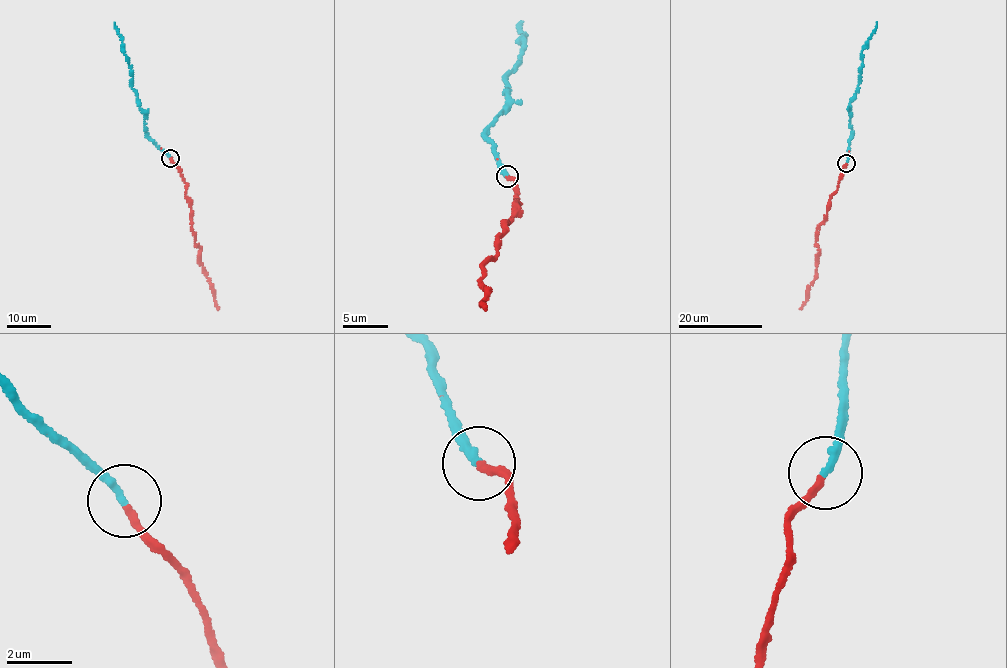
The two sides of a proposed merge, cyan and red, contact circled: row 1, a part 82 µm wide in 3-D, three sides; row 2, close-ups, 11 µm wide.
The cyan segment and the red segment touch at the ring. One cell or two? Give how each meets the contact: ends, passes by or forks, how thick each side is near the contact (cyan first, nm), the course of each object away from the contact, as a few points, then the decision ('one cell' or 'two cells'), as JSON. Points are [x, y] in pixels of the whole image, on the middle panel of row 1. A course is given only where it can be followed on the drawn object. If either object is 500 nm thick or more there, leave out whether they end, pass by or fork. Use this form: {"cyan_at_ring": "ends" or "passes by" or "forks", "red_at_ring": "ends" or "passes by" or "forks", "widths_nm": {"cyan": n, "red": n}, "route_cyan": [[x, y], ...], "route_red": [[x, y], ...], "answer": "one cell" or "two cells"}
{"cyan_at_ring": "ends", "red_at_ring": "ends", "widths_nm": {"cyan": 240, "red": 200}, "route_cyan": [[507, 175], [486, 137], [510, 104], [505, 78], [521, 63], [526, 46], [521, 23]], "route_red": [[509, 176], [516, 204], [495, 255], [481, 268], [485, 307]], "answer": "one cell"}

